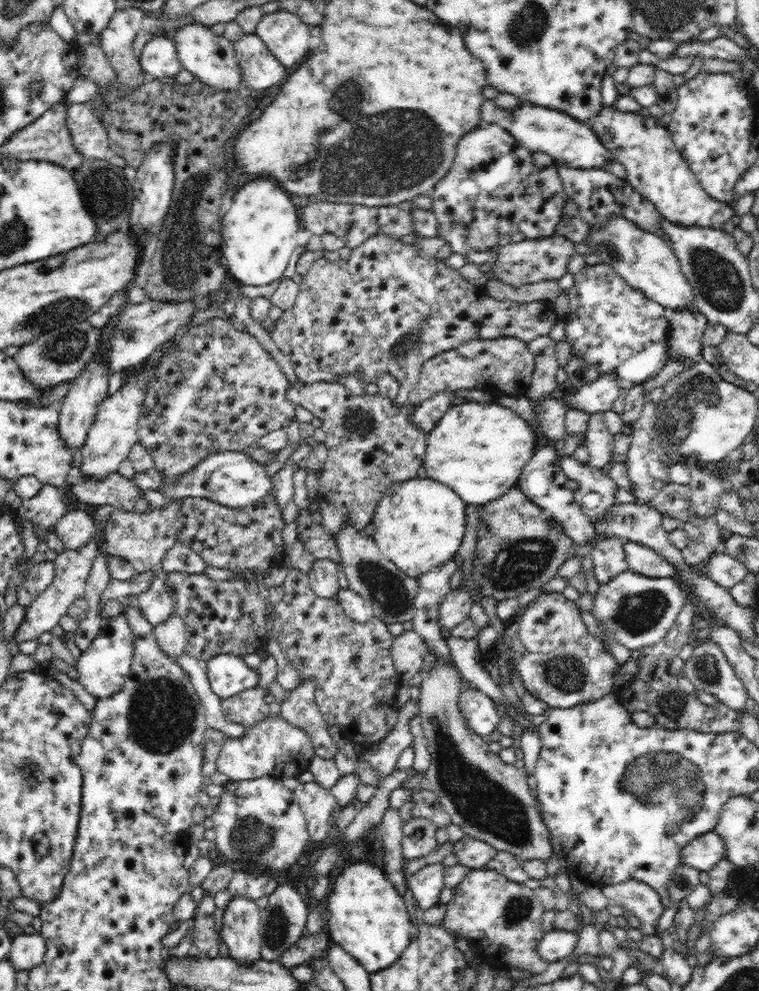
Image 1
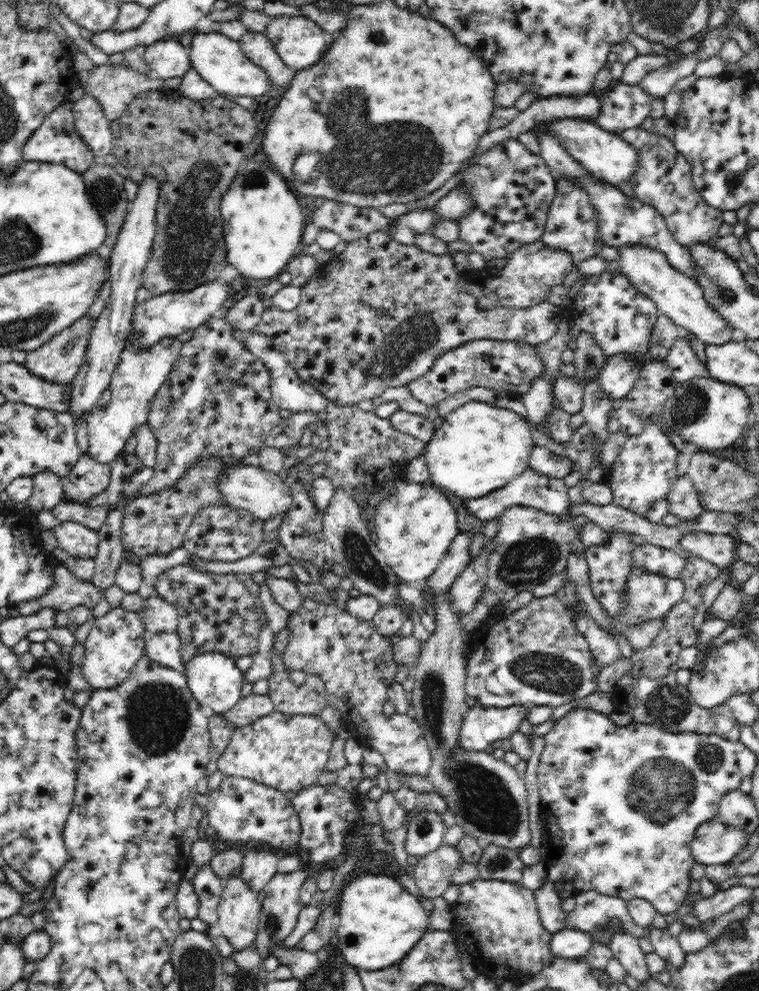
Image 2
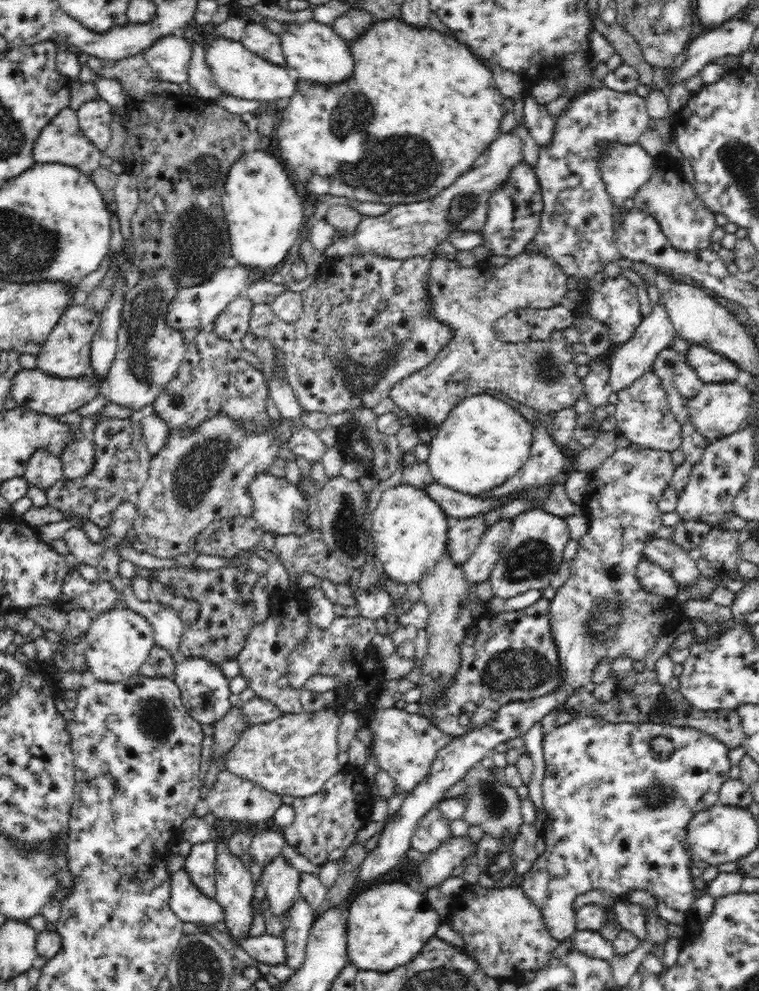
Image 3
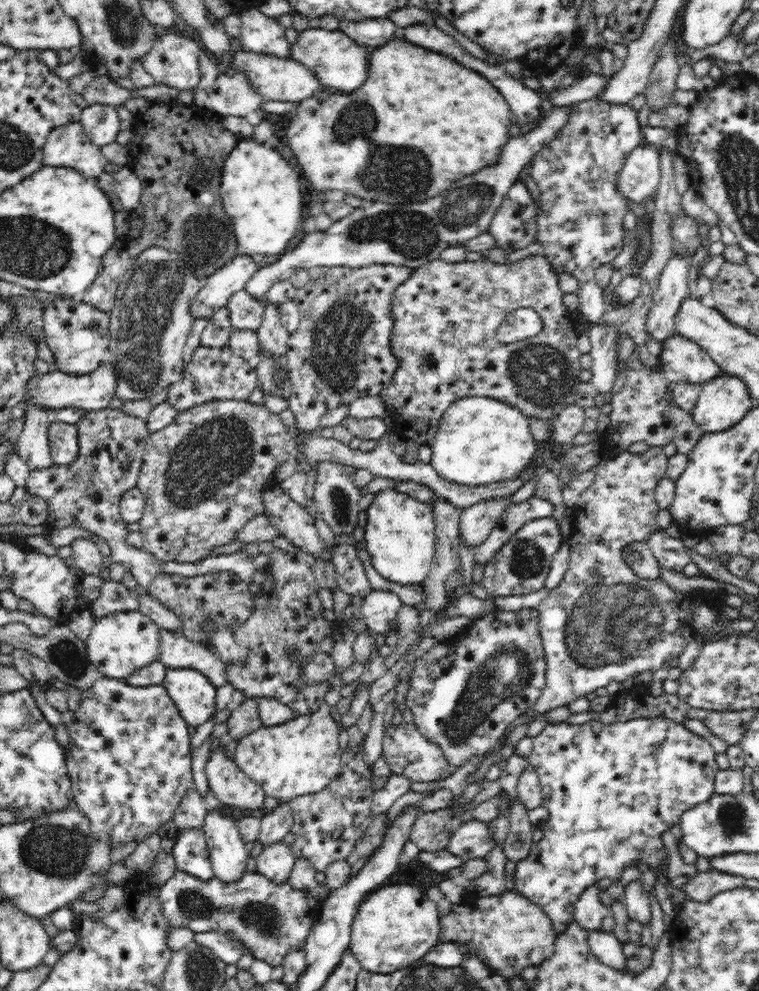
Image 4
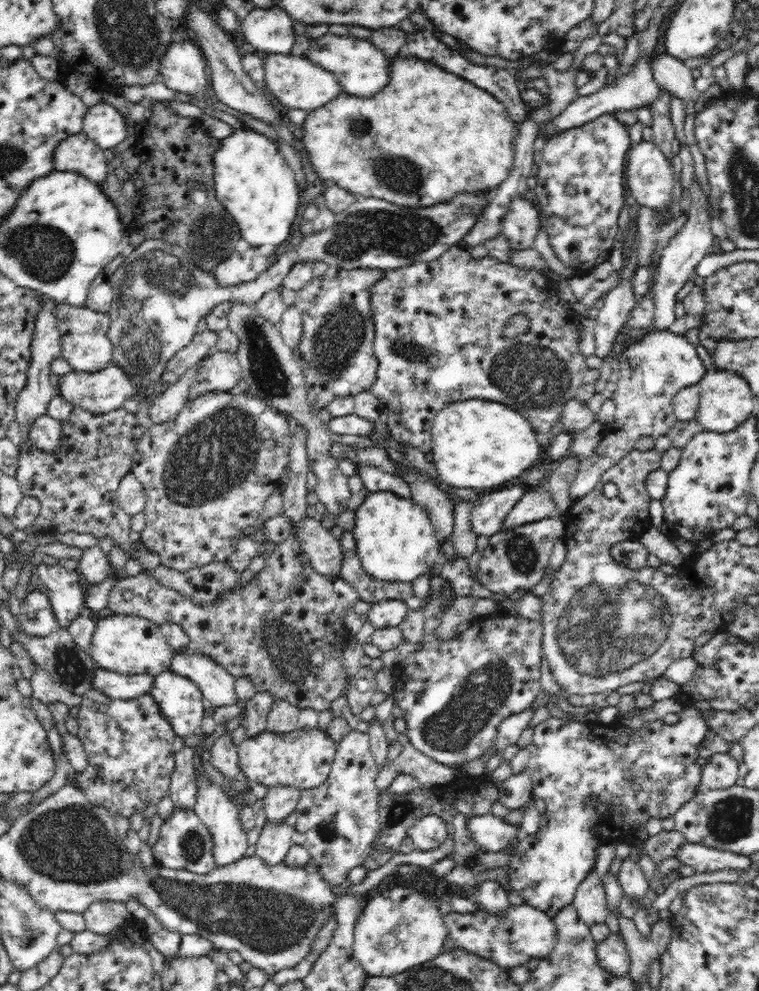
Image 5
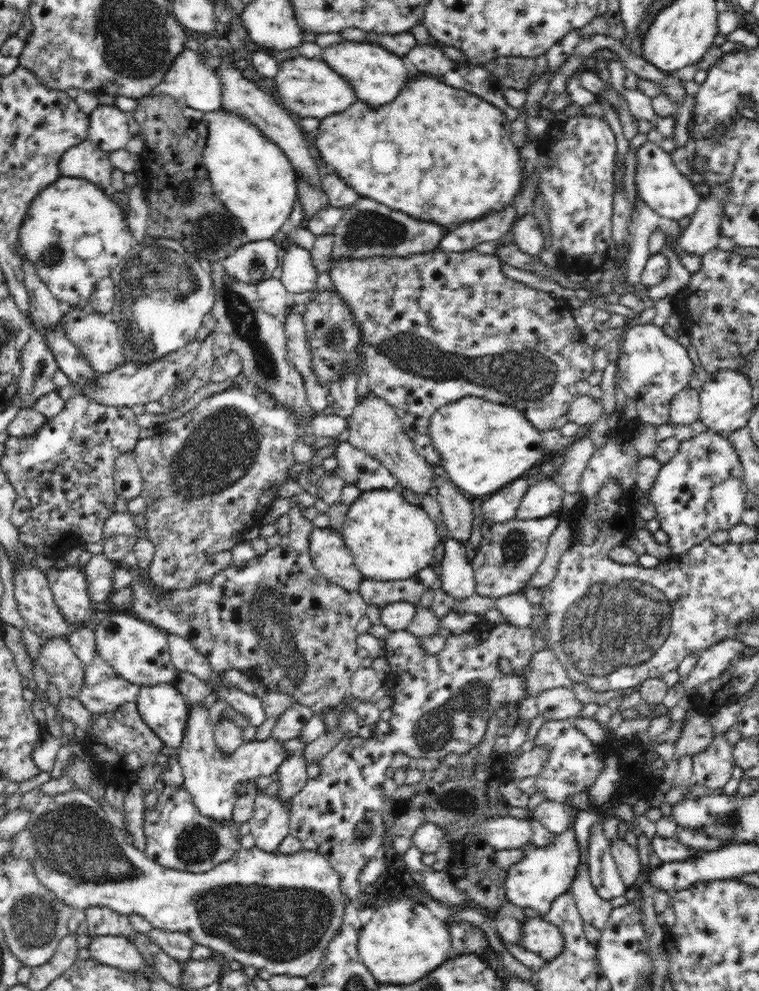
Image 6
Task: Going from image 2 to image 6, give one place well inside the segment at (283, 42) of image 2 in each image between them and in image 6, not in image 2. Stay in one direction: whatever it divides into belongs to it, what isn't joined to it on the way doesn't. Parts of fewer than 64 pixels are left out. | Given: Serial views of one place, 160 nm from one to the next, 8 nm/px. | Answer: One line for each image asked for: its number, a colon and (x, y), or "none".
3: (315, 52)
4: (341, 64)
5: (363, 70)
6: (377, 75)

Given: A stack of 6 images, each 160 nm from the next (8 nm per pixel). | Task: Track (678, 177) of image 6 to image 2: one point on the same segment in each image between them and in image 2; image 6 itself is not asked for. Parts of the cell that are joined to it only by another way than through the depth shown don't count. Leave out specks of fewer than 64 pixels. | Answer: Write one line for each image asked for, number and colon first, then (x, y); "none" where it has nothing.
2: (609, 159)
3: (625, 169)
4: (639, 180)
5: (650, 175)

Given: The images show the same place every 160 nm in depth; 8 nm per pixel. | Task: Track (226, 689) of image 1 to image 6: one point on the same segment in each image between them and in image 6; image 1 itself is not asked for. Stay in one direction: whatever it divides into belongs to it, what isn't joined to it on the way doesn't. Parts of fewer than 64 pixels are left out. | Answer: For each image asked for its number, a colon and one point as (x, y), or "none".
2: (214, 680)
3: (204, 691)
4: (193, 694)
5: (181, 703)
6: (163, 708)

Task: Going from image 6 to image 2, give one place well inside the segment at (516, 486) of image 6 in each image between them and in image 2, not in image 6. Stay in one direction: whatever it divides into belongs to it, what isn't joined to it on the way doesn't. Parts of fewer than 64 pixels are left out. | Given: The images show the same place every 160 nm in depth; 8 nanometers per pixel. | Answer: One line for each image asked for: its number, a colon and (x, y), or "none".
2: (457, 556)
3: (463, 538)
4: (476, 522)
5: (488, 515)

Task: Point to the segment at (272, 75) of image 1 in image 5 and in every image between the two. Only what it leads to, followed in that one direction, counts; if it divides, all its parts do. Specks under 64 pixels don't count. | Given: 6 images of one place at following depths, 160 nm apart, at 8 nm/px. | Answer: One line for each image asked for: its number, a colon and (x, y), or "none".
2: (256, 46)
3: (257, 38)
4: (259, 33)
5: (269, 30)

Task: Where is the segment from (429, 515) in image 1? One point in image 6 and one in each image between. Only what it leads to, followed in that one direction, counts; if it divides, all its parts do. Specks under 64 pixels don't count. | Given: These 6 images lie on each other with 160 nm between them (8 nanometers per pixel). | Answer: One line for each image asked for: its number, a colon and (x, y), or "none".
2: (413, 526)
3: (408, 530)
4: (399, 535)
5: (395, 540)
6: (389, 538)

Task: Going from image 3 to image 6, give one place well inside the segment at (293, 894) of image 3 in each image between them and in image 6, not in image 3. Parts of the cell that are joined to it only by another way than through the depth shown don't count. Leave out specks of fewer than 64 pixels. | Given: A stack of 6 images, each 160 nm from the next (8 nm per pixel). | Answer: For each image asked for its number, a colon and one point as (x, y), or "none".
4: (275, 861)
5: (275, 838)
6: (269, 824)

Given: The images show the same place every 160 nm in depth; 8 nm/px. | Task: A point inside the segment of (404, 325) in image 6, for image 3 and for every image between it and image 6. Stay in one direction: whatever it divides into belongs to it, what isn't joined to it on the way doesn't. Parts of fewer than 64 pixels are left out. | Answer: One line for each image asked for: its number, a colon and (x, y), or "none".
3: (541, 374)
4: (445, 316)
5: (439, 338)

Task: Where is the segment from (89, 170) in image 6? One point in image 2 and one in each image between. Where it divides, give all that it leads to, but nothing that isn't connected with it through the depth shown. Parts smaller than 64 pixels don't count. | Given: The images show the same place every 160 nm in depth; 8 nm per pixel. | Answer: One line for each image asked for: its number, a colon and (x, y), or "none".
2: (56, 141)
3: (62, 141)
4: (69, 146)
5: (79, 154)

